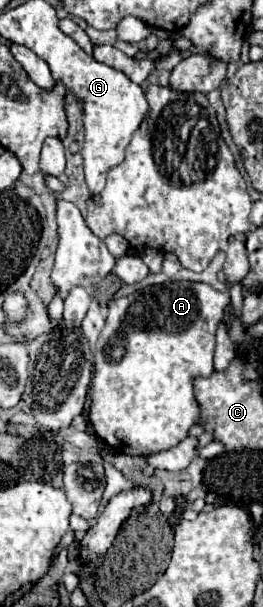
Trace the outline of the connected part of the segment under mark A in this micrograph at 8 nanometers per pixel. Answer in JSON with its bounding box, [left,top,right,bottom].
[90,281,228,457]

